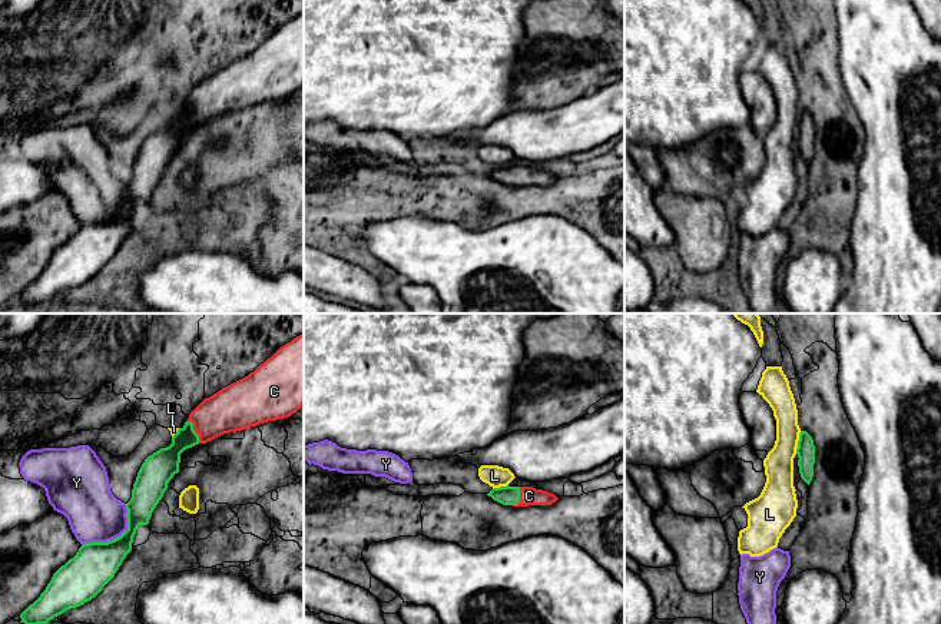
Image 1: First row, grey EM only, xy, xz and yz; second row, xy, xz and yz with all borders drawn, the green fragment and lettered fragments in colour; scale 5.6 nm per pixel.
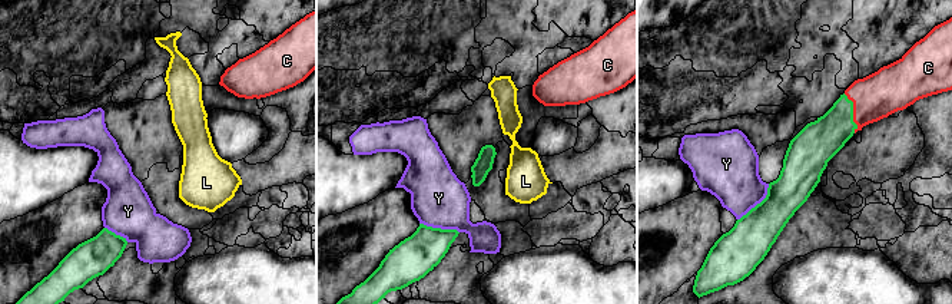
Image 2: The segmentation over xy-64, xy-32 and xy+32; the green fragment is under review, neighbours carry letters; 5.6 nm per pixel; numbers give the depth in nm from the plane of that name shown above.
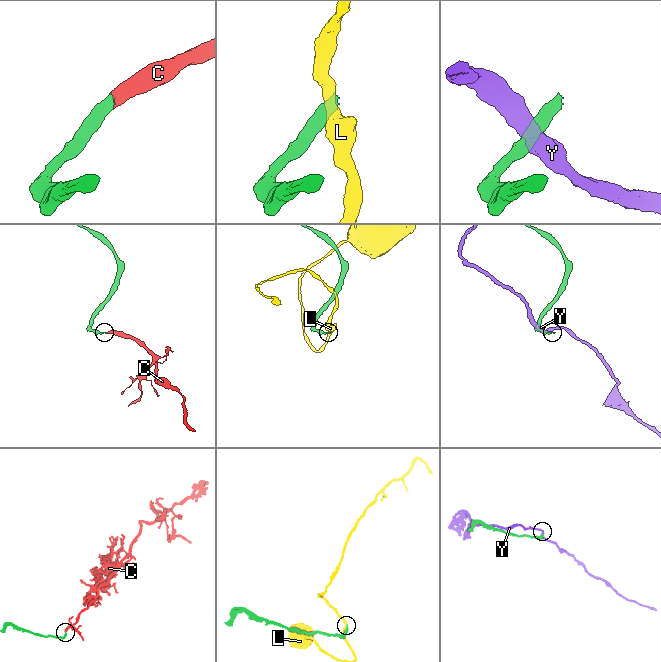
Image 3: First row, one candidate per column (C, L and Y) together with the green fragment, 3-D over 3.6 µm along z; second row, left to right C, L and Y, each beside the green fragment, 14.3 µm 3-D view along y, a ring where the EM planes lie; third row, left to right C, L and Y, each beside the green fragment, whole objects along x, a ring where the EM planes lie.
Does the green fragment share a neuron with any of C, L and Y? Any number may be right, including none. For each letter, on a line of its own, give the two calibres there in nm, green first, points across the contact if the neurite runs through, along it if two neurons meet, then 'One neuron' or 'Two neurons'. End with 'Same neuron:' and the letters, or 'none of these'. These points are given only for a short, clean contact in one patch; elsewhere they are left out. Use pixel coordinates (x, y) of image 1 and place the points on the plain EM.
C: Thickness 170 nm (green) against 240 nm. Path across: xy (163, 143), (194, 110), (215, 95), (229, 89). One neuron
L: Thickness 100 nm (green) against 160 nm. Boundary: yz (801, 110), (795, 132). Two neurons
Y: Thickness 240 nm (green) against 300 nm. Boundary: xy (126, 183), (126, 208), (119, 215), (106, 221), (82, 223). Two neurons
Same neuron: C

